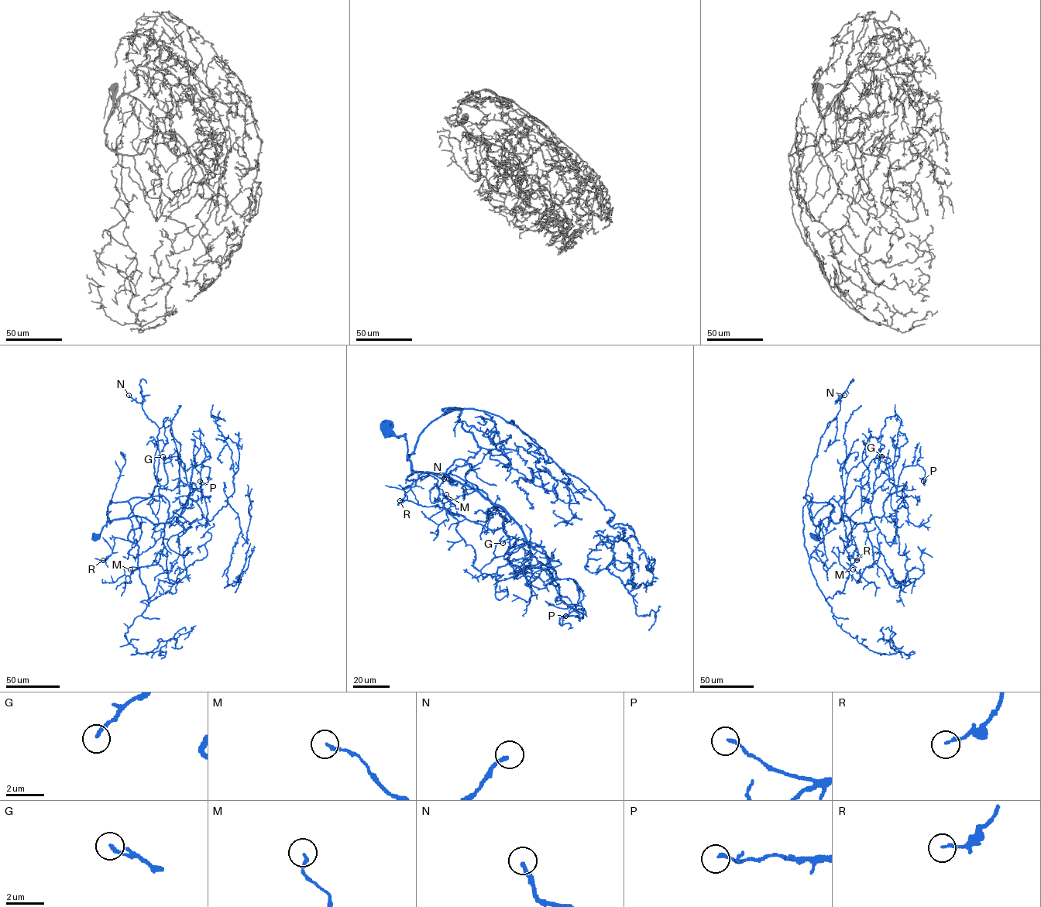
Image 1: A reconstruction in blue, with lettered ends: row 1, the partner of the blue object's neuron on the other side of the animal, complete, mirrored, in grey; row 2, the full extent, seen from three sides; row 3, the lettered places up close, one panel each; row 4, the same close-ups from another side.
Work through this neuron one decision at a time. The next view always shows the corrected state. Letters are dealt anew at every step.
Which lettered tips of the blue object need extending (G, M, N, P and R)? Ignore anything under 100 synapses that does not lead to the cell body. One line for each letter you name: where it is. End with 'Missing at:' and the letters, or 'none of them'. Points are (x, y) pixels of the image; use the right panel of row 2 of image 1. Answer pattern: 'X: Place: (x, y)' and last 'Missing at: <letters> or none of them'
Missing at: none of them

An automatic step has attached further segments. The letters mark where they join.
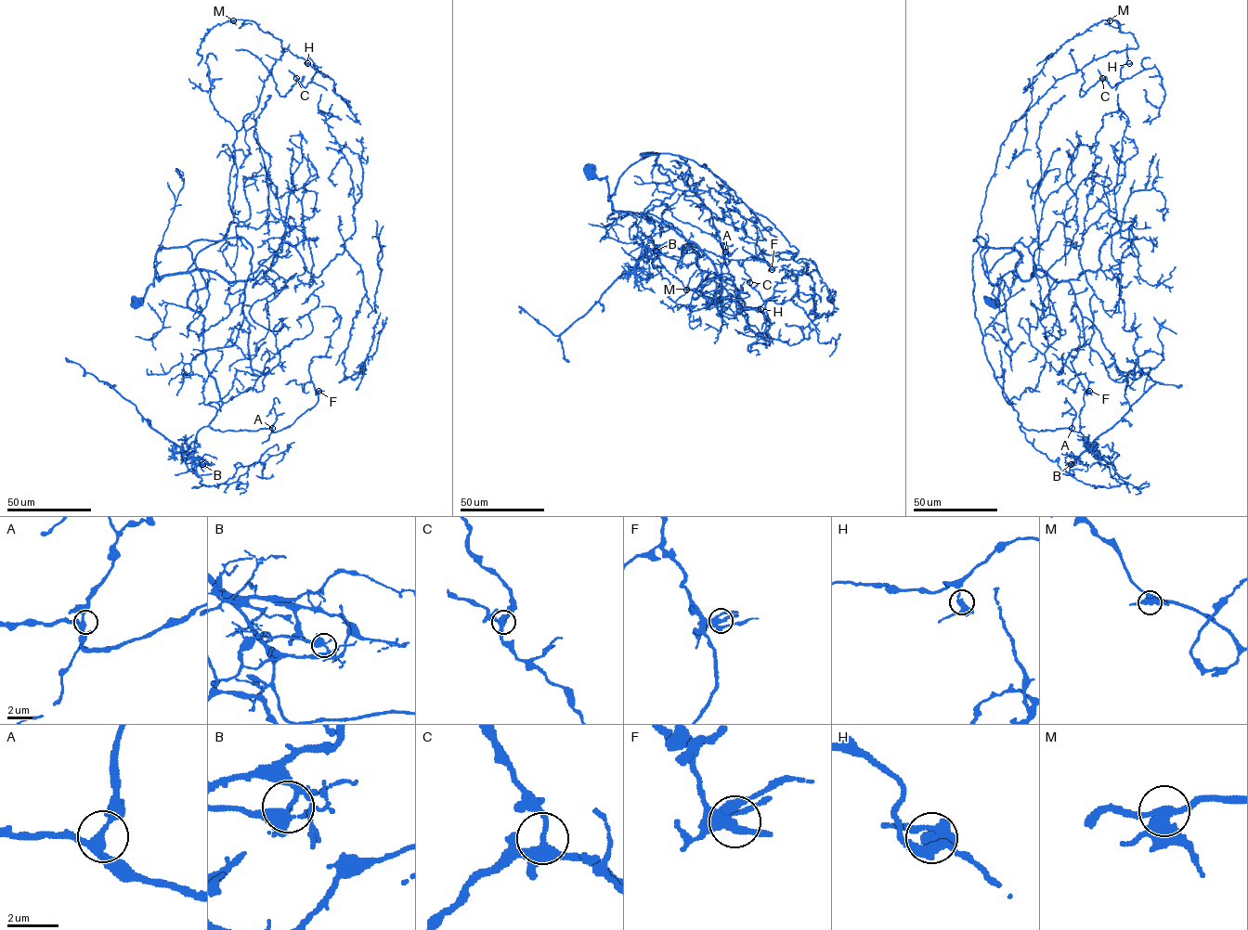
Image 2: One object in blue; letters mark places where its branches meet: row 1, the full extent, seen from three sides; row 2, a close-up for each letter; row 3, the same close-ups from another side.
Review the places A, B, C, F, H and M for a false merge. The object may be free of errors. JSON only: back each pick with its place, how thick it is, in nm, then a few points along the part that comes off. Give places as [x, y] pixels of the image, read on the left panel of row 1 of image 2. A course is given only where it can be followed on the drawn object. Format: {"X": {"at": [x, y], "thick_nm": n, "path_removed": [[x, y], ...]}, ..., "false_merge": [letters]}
{"B": {"at": [202, 464], "thick_nm": 360, "path_removed": [[203, 464], [197, 466], [181, 449], [153, 429], [135, 405], [110, 385], [65, 357]]}, "false_merge": ["B"]}

